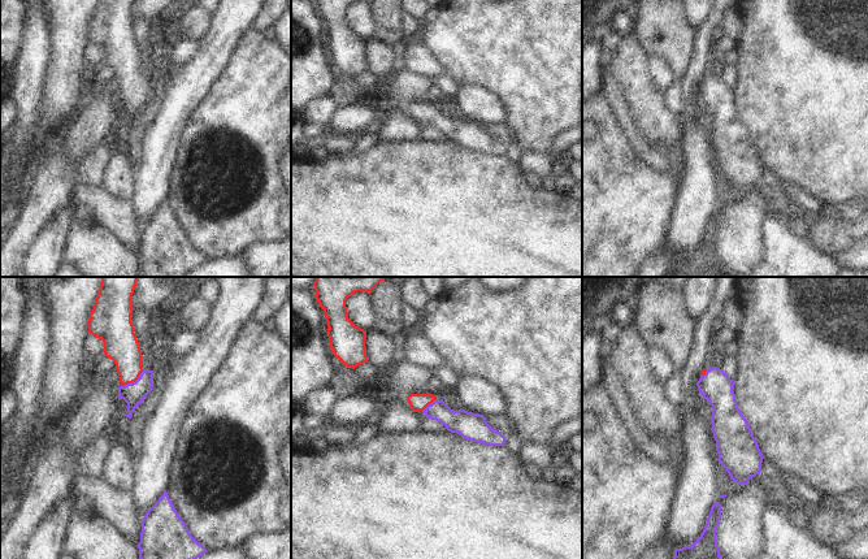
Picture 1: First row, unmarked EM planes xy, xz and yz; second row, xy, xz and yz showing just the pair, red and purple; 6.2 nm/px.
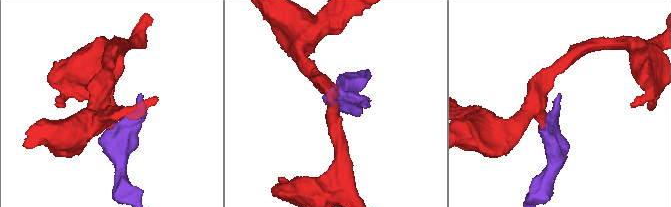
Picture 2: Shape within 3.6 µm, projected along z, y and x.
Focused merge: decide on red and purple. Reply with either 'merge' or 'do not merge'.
merge

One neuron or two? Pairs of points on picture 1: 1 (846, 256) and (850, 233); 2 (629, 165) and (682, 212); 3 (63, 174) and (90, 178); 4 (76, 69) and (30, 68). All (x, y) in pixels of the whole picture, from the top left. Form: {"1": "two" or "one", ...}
{"1": "two", "2": "two", "3": "two", "4": "two"}

